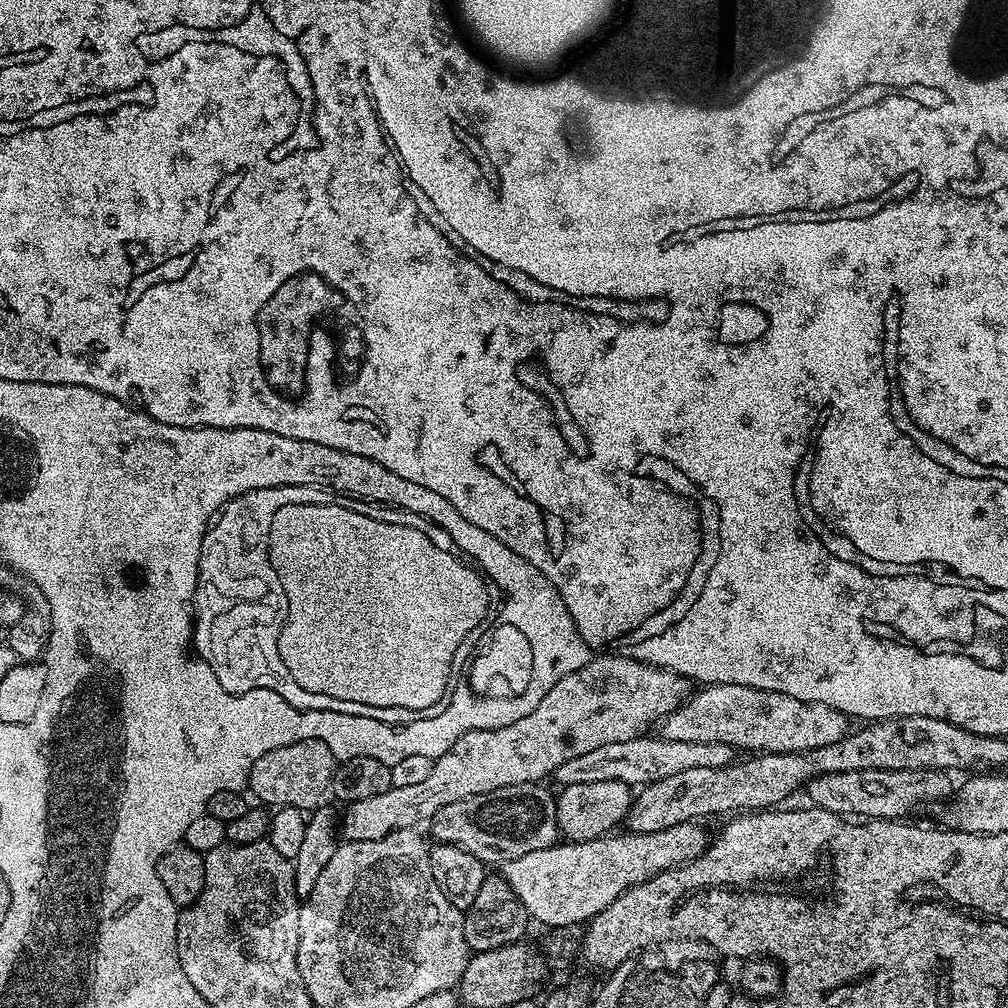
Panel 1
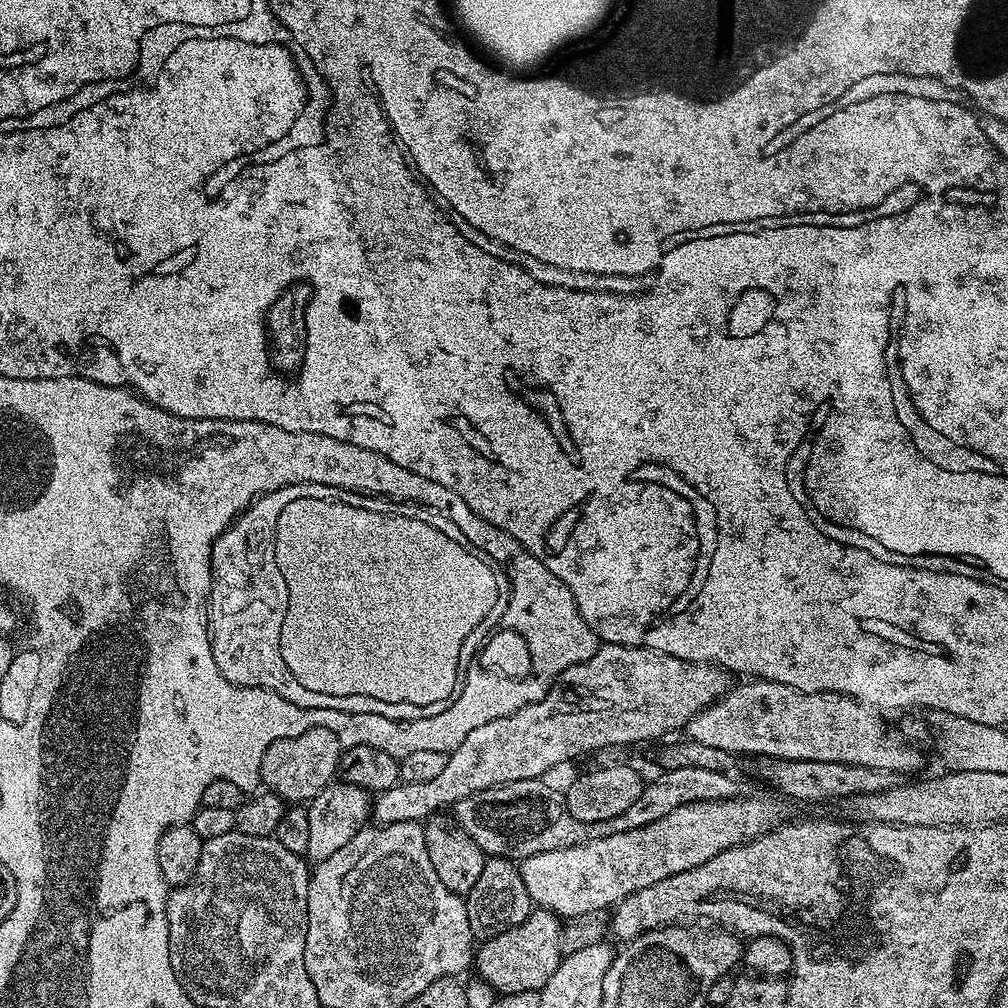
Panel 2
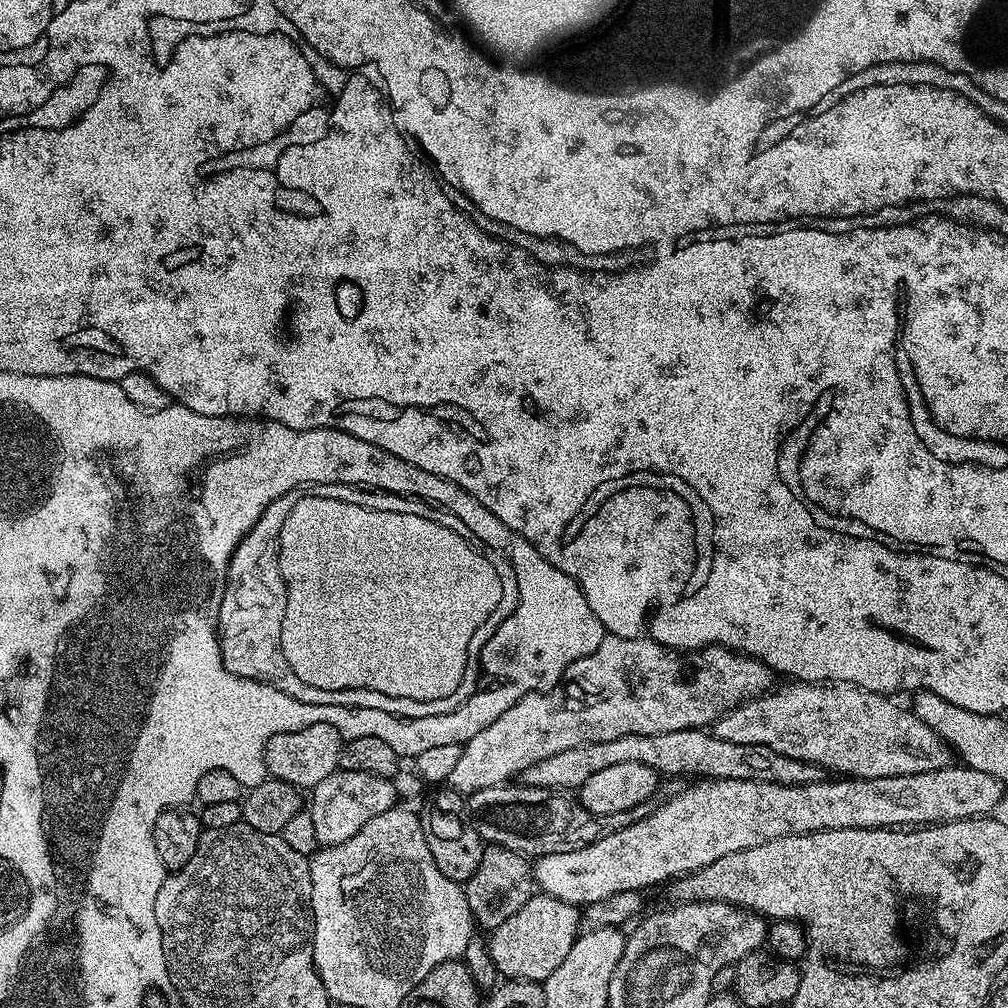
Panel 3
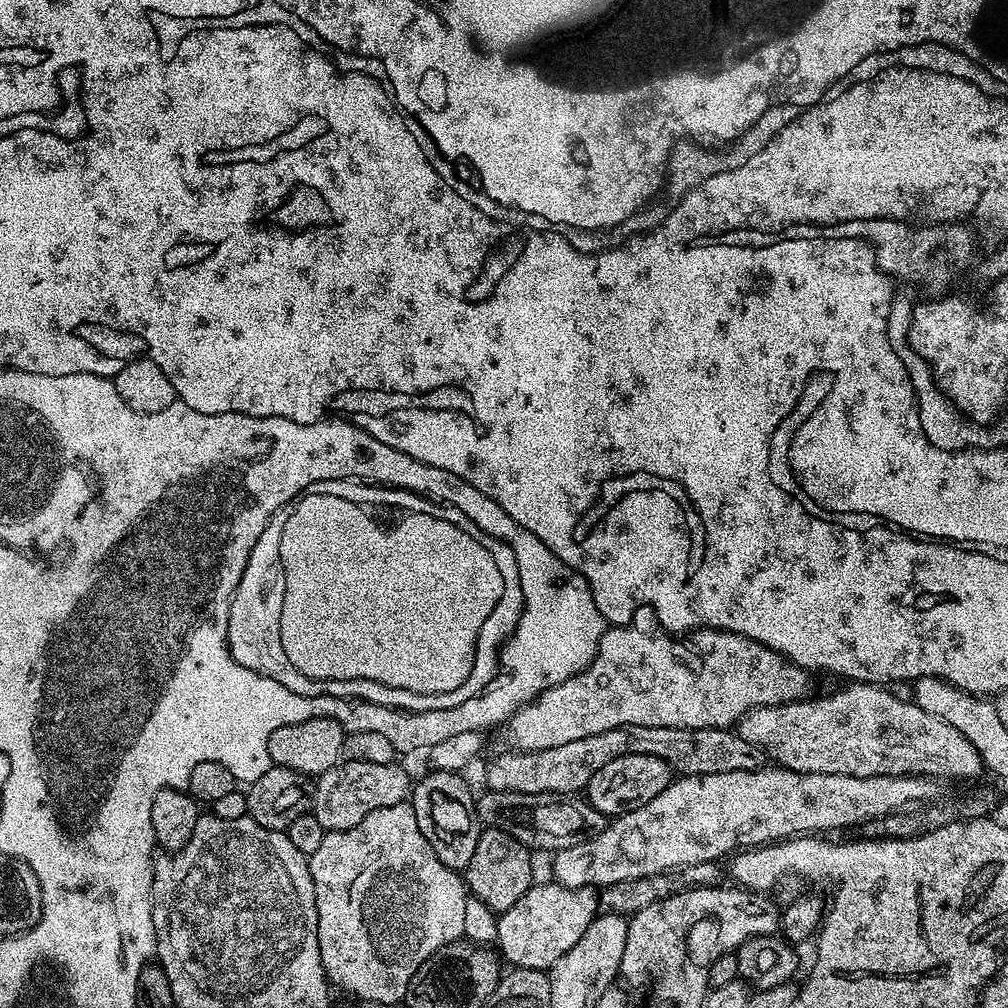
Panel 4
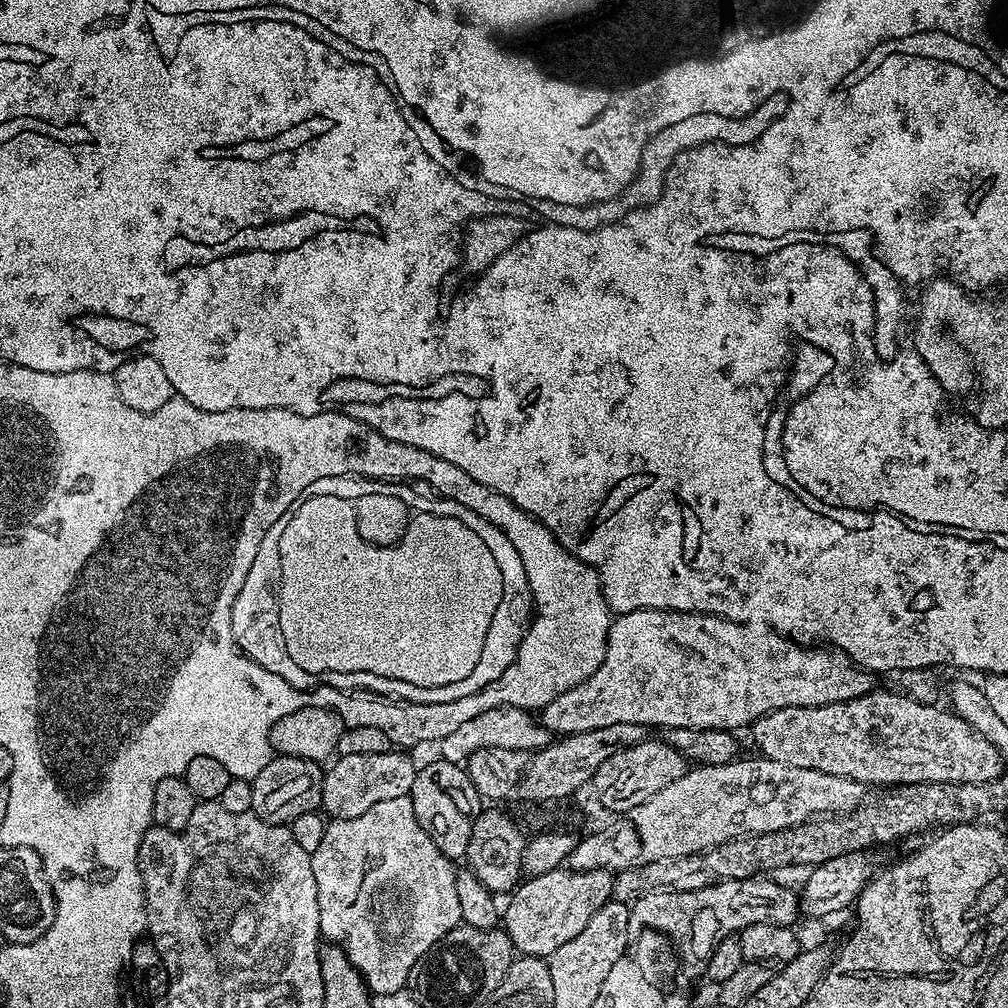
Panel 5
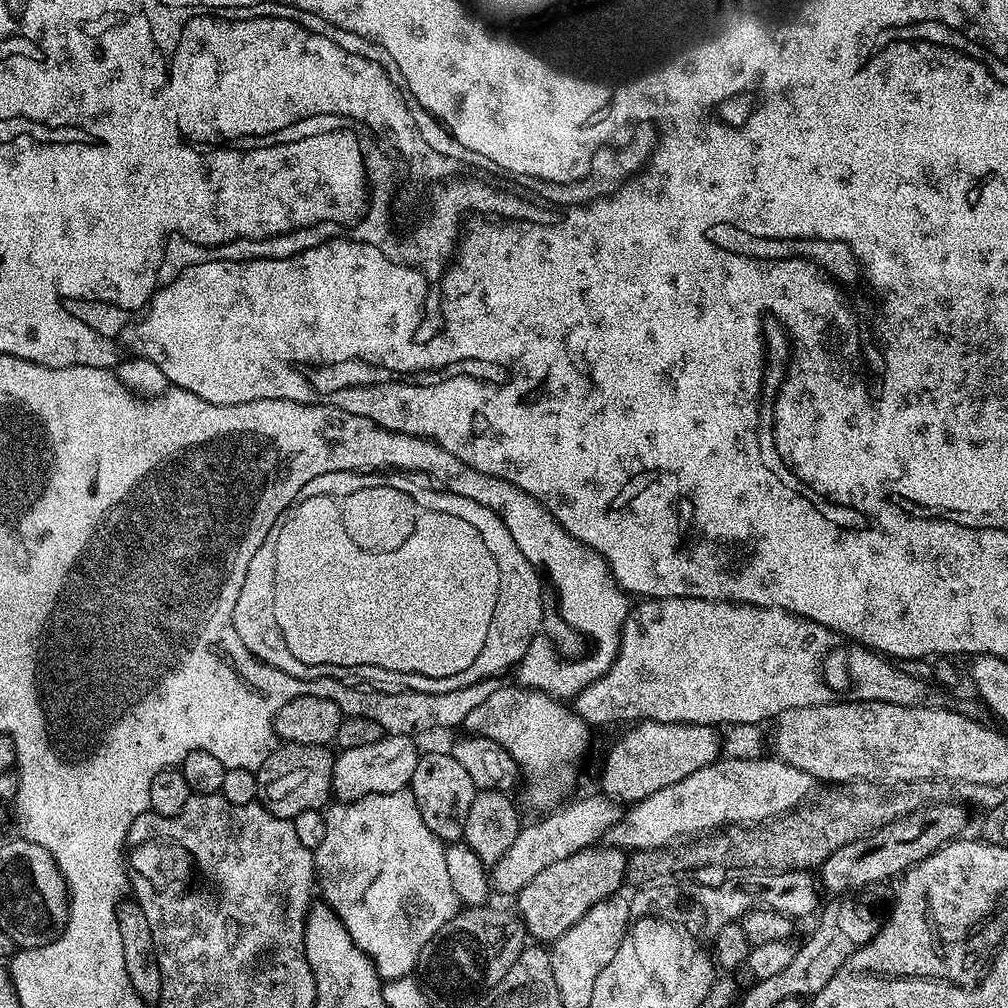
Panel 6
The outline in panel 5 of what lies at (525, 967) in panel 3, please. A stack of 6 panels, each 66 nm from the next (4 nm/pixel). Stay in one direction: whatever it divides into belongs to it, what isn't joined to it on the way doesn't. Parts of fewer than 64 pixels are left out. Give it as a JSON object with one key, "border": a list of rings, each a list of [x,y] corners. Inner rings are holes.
{"border":[[[567,866],[550,870],[546,874],[528,876],[523,882],[516,885],[514,891],[507,897],[508,905],[502,908],[502,927],[512,940],[512,947],[520,956],[539,956],[547,958],[558,950],[570,938],[575,938],[586,927],[586,922],[602,910],[602,906],[612,899],[613,873],[606,868],[582,870],[573,872]]]}

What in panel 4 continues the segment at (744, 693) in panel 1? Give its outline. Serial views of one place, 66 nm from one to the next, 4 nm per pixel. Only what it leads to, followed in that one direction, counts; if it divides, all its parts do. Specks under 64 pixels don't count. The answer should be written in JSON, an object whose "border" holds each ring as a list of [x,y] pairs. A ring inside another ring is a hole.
{"border":[[[849,683],[829,696],[762,706],[740,719],[738,731],[781,768],[806,774],[930,776],[972,780],[985,771],[982,758],[954,726],[926,714],[914,702],[899,700],[887,687]]]}

